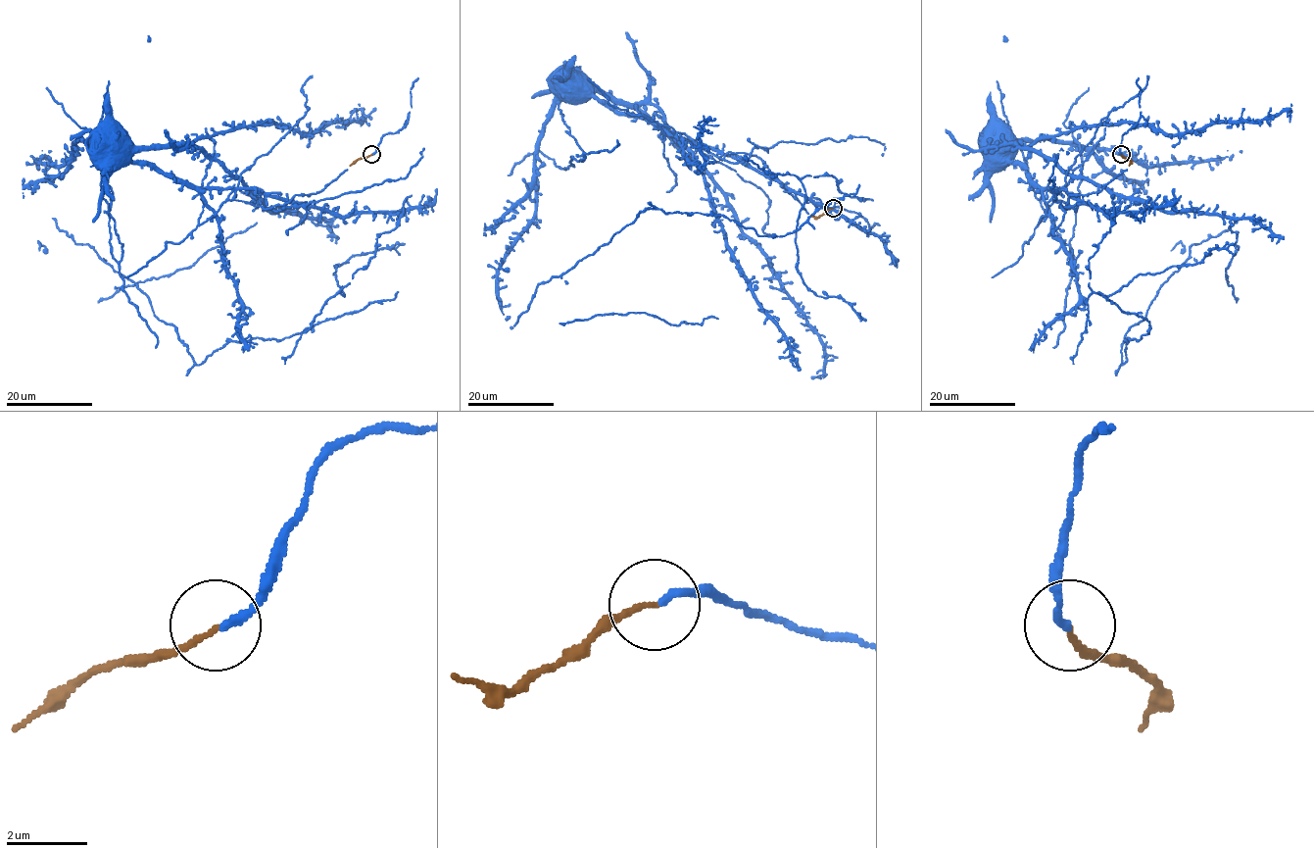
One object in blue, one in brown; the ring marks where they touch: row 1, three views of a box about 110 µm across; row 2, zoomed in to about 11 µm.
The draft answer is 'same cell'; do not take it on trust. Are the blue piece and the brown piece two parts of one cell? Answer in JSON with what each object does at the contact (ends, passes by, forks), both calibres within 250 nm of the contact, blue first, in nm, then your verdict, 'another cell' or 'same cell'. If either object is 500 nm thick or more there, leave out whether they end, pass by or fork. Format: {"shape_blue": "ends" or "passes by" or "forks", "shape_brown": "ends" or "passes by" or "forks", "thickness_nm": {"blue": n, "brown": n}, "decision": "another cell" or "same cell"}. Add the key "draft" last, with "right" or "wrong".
{"shape_blue": "ends", "shape_brown": "ends", "thickness_nm": {"blue": 180, "brown": 120}, "decision": "same cell", "draft": "right"}

